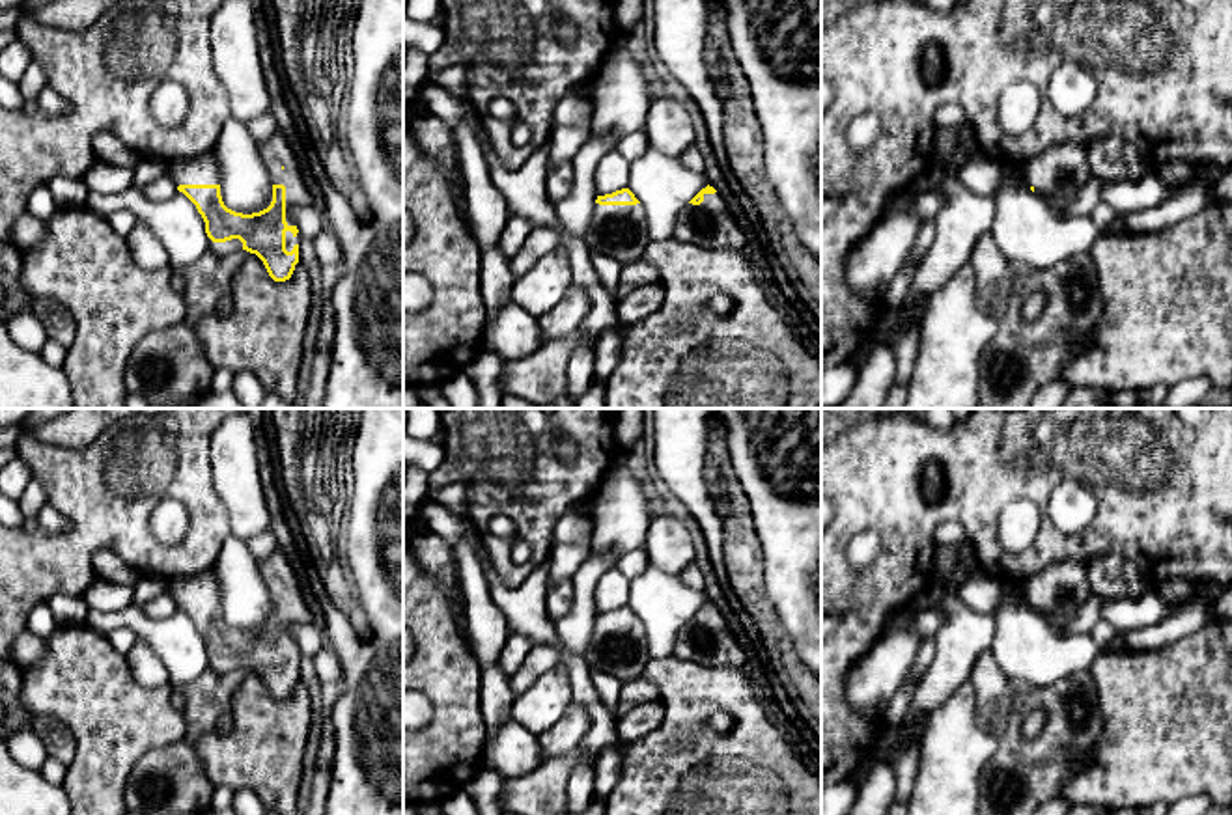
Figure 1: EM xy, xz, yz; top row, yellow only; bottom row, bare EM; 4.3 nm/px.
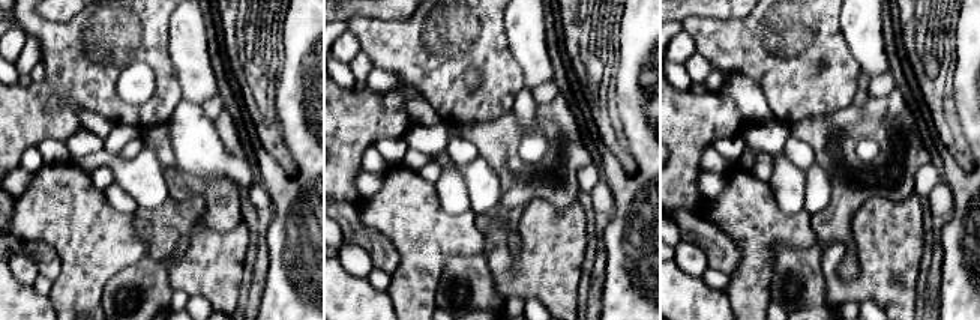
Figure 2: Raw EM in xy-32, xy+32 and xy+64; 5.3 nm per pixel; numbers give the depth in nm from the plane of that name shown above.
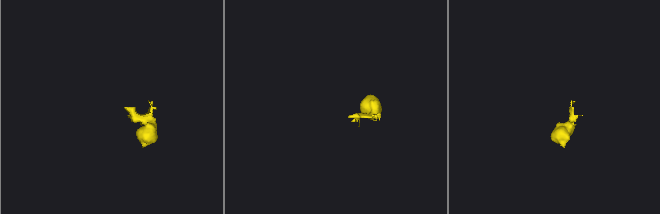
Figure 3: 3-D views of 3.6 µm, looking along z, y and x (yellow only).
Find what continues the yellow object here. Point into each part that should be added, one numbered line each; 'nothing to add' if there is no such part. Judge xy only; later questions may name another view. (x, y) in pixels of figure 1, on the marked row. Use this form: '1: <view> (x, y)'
1: xy (277, 151)

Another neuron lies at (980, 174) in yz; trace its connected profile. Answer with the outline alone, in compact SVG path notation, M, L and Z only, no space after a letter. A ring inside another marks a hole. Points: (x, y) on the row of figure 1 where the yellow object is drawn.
M978 149L959 170L958 181L980 194L991 198L1002 185L1001 159L989 157Z

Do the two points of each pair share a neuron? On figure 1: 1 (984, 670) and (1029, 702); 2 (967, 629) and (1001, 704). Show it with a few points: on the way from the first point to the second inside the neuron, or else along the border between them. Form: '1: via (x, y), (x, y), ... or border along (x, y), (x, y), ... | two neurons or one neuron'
1: via (995, 681), (1018, 702) | one neuron
2: border along (990, 649), (979, 657), (969, 676) | two neurons

